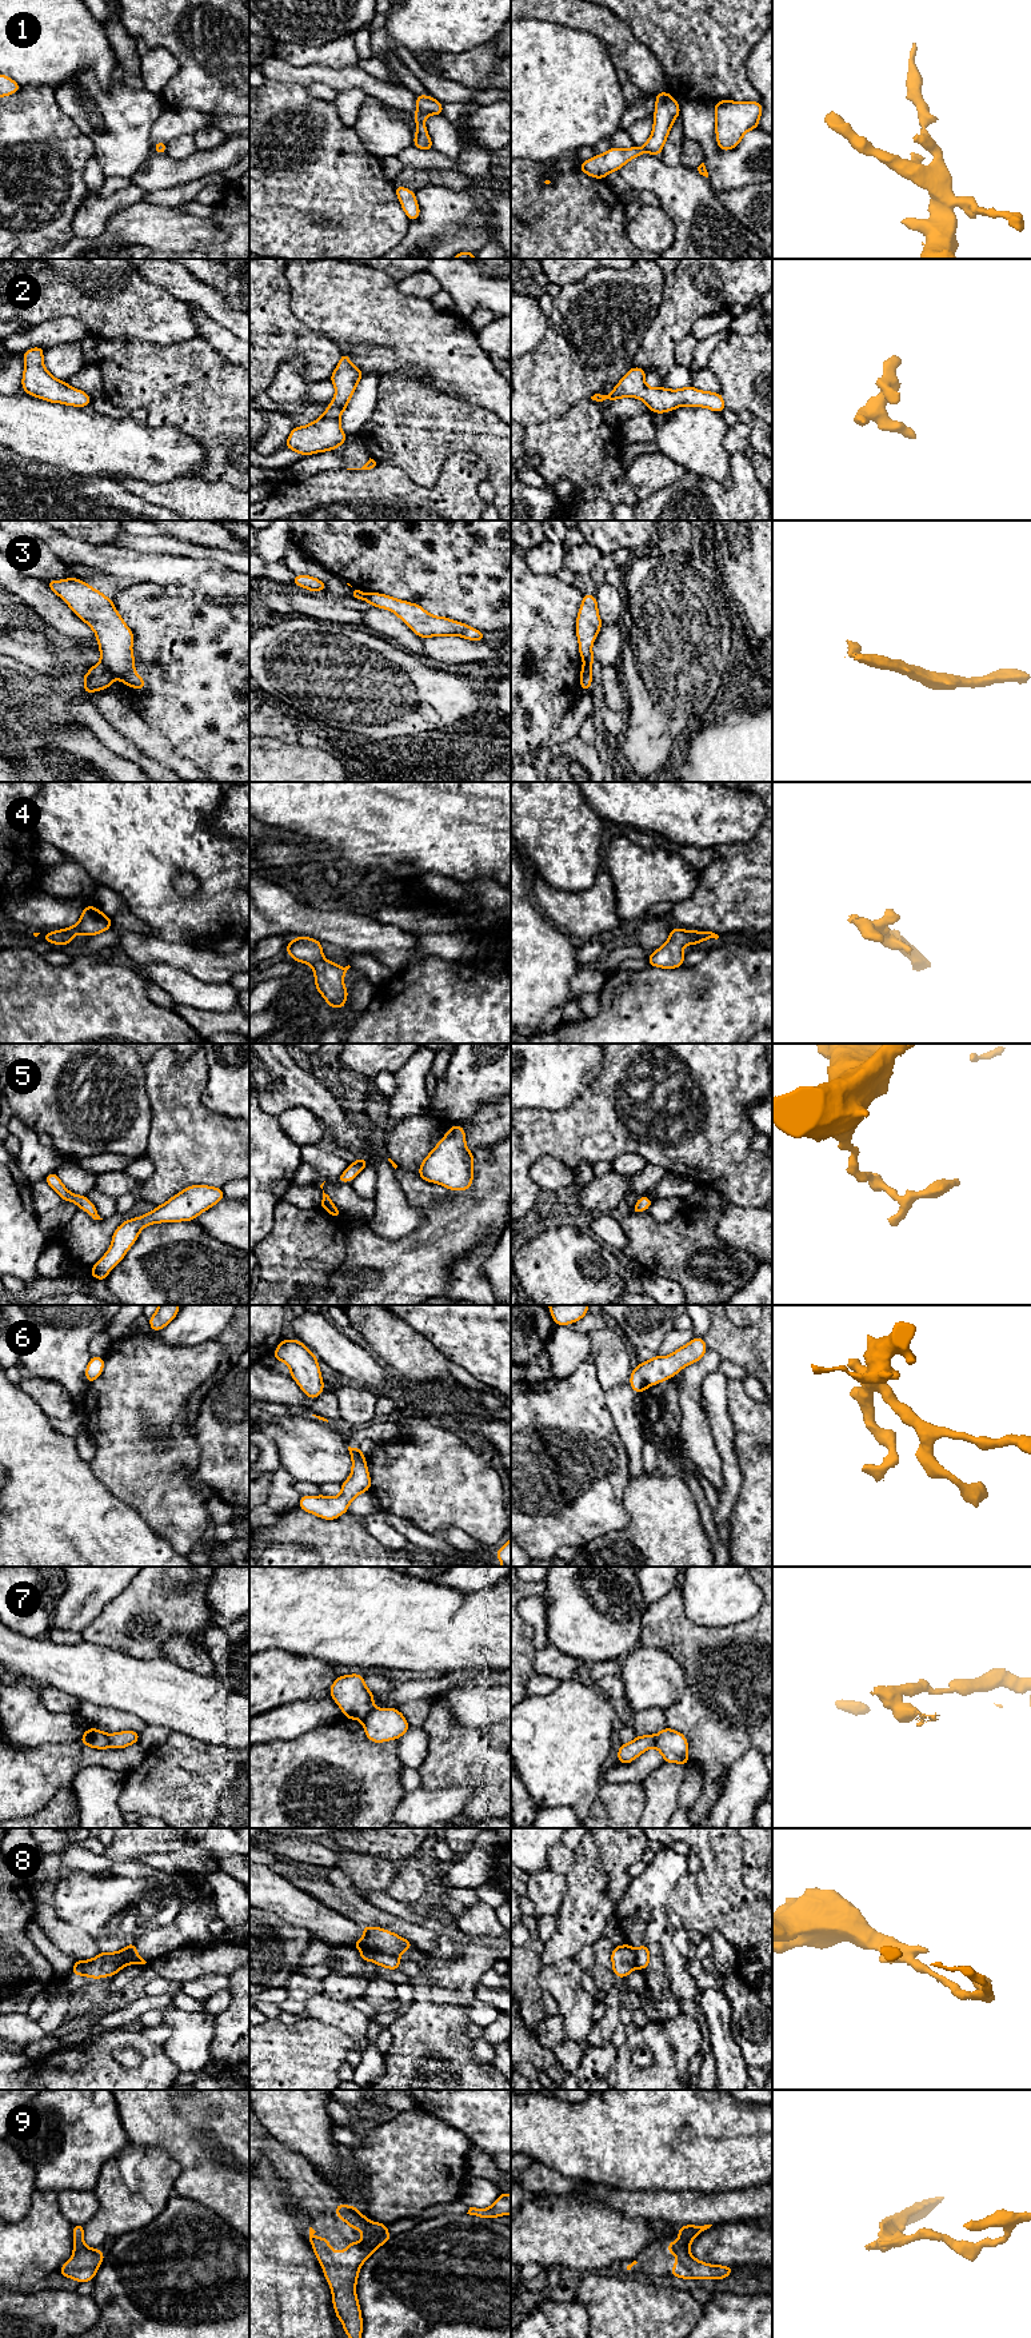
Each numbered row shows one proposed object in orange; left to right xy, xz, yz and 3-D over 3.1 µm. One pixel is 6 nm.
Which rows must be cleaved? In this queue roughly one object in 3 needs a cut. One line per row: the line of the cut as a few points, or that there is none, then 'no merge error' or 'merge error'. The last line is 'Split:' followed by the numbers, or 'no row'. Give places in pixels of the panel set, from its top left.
1: no cut | no merge error
2: no cut | no merge error
3: xy (100, 662), (115, 677) | merge error
4: no cut | no merge error
5: no cut | no merge error
6: no cut | no merge error
7: xy (108, 1735), (106, 1747) | merge error
8: xz (367, 1950), (398, 1957) | merge error
9: no cut | no merge error
Split: 3, 7, 8

